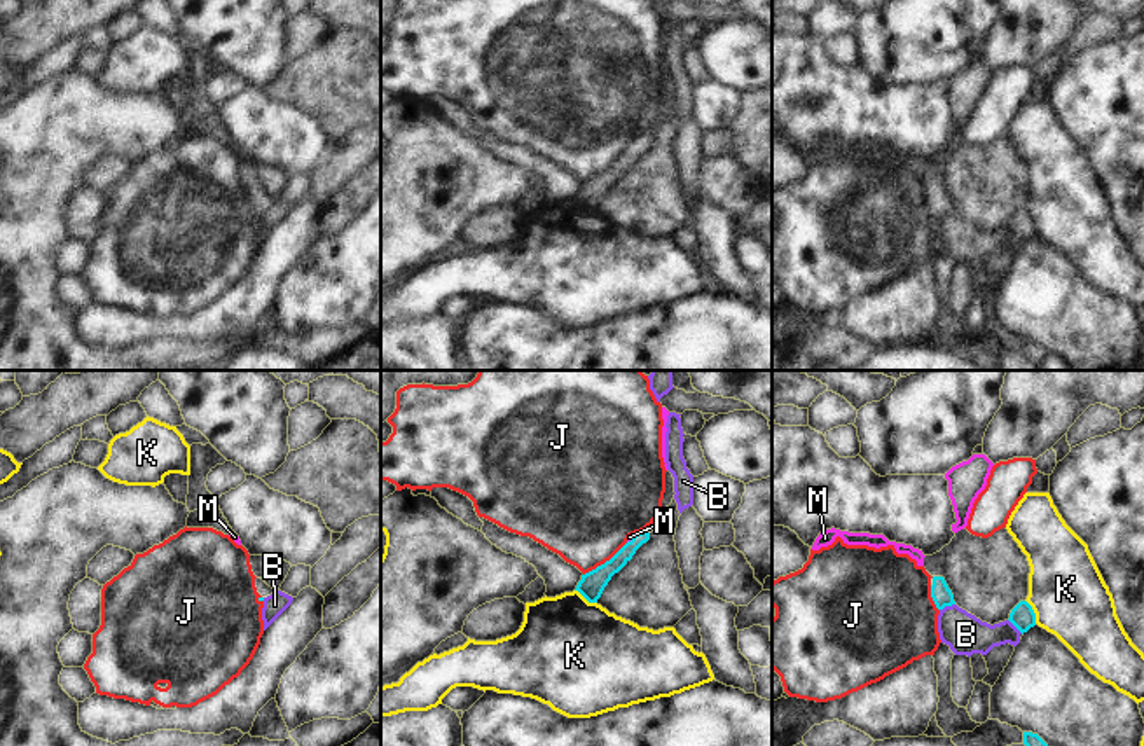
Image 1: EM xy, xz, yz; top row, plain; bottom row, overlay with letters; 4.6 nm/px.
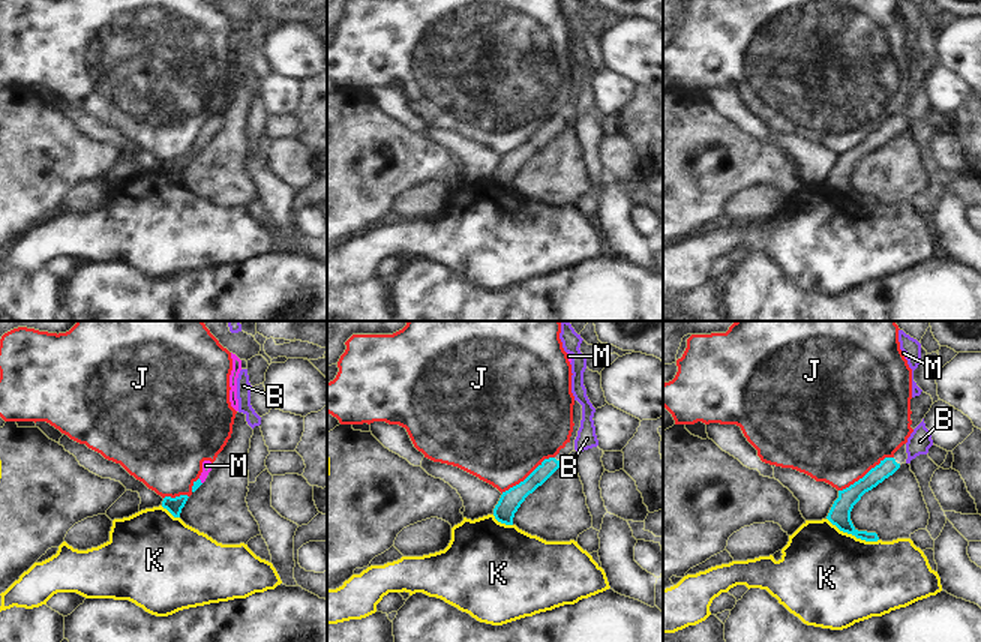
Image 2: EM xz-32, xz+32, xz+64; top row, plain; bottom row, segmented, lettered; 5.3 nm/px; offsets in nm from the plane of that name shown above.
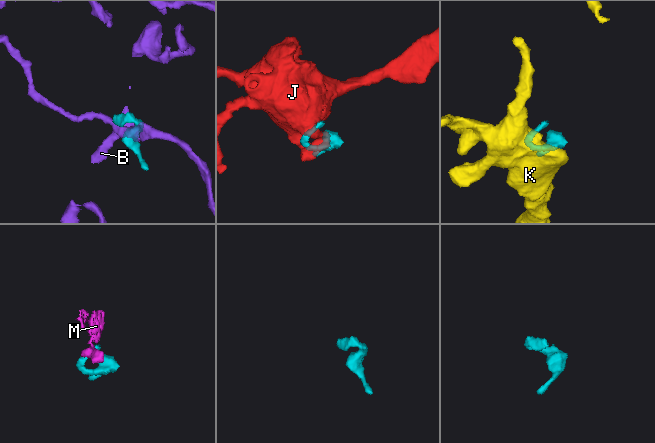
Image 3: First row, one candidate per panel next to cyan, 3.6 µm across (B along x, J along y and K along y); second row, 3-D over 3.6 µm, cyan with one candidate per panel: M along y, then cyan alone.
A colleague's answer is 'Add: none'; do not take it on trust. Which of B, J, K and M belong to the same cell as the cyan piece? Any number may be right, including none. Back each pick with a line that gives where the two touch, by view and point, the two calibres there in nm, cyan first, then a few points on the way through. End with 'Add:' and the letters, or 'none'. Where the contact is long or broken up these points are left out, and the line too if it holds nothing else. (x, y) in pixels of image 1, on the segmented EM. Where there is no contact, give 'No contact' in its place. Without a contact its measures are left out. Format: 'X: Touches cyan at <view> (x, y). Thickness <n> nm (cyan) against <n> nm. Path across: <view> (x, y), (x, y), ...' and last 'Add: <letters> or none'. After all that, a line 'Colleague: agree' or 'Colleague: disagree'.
M: Touches cyan at xz (631, 540). Thickness 100 nm (cyan) against 20 nm. Path across: xz (596, 580), (629, 549), (631, 540), (629, 537)
Add: M
Colleague: disagree

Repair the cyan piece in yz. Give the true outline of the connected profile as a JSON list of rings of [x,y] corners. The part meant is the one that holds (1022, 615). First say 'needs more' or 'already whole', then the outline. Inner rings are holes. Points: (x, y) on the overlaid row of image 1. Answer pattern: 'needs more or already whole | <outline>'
already whole | [[[1020,601],[1008,620],[1023,634],[1036,625],[1036,613],[1027,601]]]

